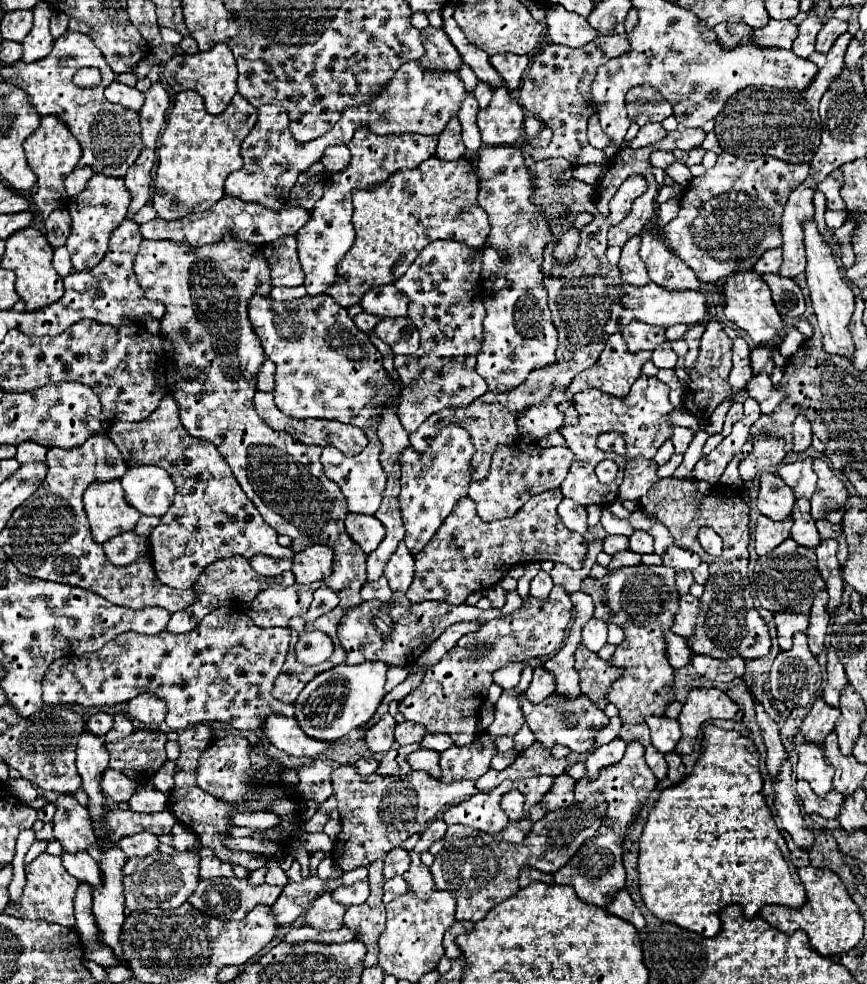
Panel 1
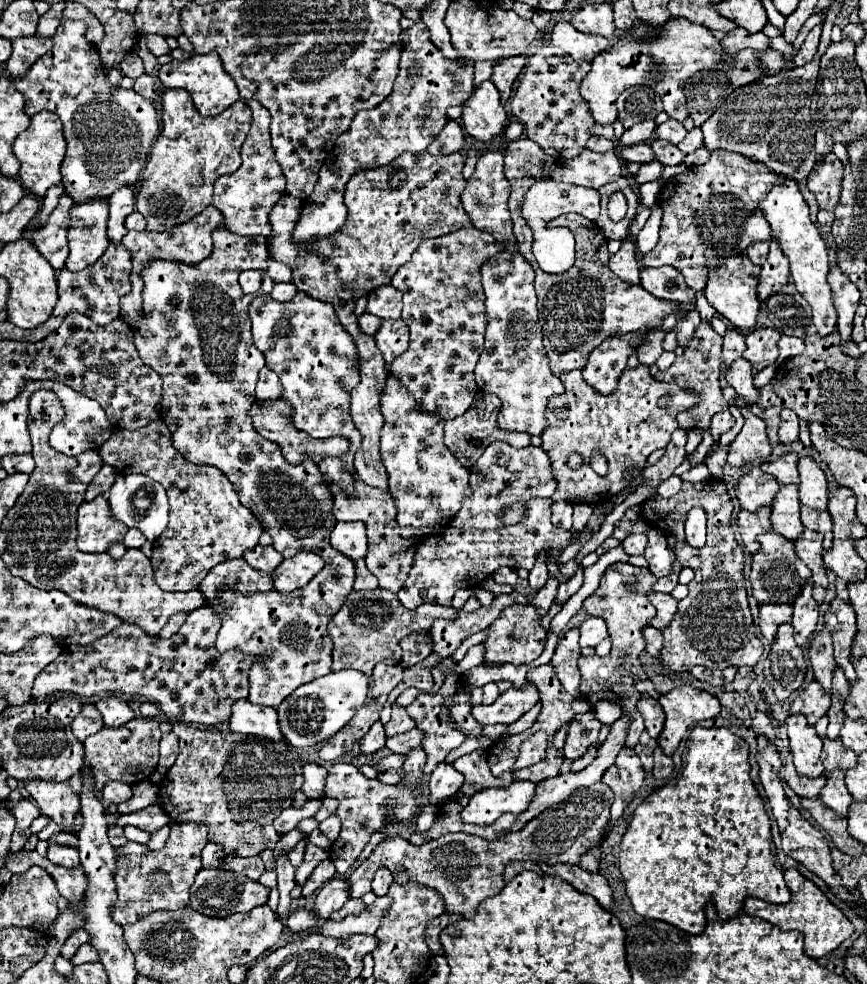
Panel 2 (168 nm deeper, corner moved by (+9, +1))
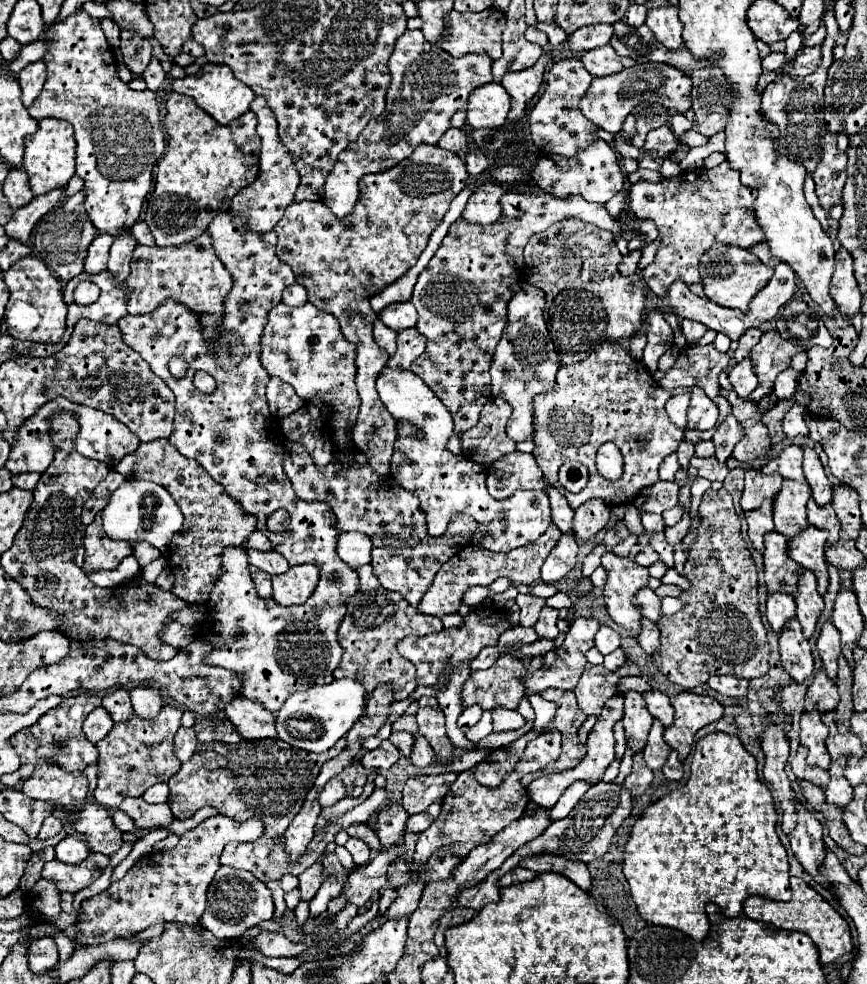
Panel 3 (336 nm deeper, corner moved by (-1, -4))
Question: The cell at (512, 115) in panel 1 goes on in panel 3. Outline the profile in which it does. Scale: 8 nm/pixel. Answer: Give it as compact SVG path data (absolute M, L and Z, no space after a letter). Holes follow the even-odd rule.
M501 83L477 87L469 97L467 123L471 129L501 129L507 123L511 97Z

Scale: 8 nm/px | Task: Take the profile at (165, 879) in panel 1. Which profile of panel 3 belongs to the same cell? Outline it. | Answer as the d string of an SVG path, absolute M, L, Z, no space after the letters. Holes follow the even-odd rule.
M225 815L205 819L195 829L183 833L177 847L141 857L121 881L111 883L109 889L91 897L83 905L85 919L77 931L77 941L85 945L99 945L115 937L131 937L165 921L199 921L207 903L207 887L219 869L219 855L225 843L257 841L261 835L263 823L259 819L249 819L245 823L237 823Z

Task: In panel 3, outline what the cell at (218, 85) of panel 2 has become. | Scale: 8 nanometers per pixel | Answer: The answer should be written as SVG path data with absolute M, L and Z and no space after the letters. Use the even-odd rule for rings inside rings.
M205 63L199 73L195 75L187 75L183 79L175 79L173 81L173 91L175 93L181 93L181 95L189 95L195 99L195 103L207 111L217 123L221 125L227 125L231 123L233 119L237 119L239 115L247 113L249 111L249 105L251 101L255 99L255 93L245 85L241 83L233 71L225 65L215 65L215 63Z

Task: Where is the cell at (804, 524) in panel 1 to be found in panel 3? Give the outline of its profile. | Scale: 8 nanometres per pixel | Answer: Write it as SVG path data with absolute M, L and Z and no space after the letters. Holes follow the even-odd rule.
M785 481L777 499L773 501L775 511L775 531L793 539L801 535L807 521L807 501L811 499L811 487L799 481Z

